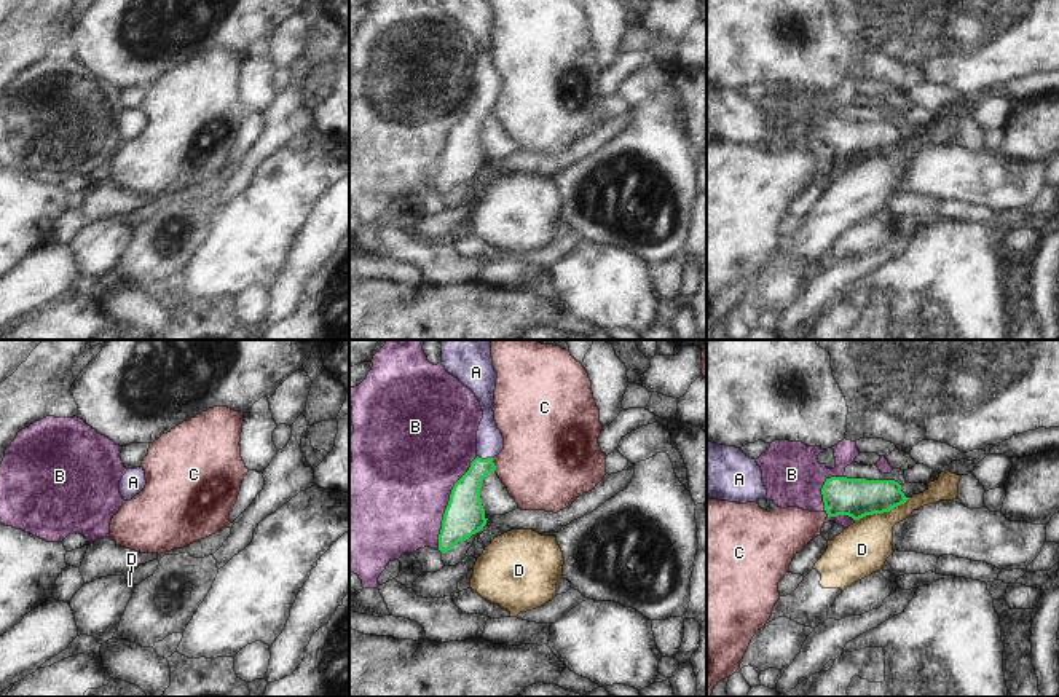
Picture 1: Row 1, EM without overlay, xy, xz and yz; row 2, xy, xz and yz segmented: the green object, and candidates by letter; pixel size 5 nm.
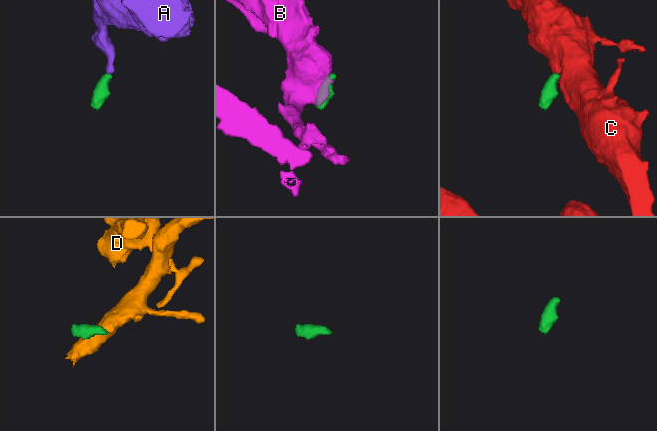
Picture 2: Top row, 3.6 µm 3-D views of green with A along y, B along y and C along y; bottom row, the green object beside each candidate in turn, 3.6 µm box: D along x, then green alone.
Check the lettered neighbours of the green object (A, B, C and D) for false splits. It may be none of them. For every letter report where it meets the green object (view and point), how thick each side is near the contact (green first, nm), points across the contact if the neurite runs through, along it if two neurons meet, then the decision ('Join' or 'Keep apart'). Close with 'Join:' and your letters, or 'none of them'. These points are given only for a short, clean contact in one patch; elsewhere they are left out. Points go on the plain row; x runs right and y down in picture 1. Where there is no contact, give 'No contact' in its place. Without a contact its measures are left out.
A: Touches green at xz (487, 101). Thickness 160 nm (green) against 140 nm. Path across: xz (464, 144), (471, 123), (487, 101), (490, 85). Join
B: Touches green at xz (448, 145). Thickness 200 nm (green) against 480 nm. Keep apart
C: Touches green at xz (493, 107). Thickness 170 nm (green) against 440 nm. Boundary: xz (492, 101), (495, 114). Keep apart
D: Touches green at yz (882, 155). Thickness 200 nm (green) against 260 nm. Boundary: yz (909, 141), (889, 153), (866, 157), (855, 163). Keep apart
Join: A

